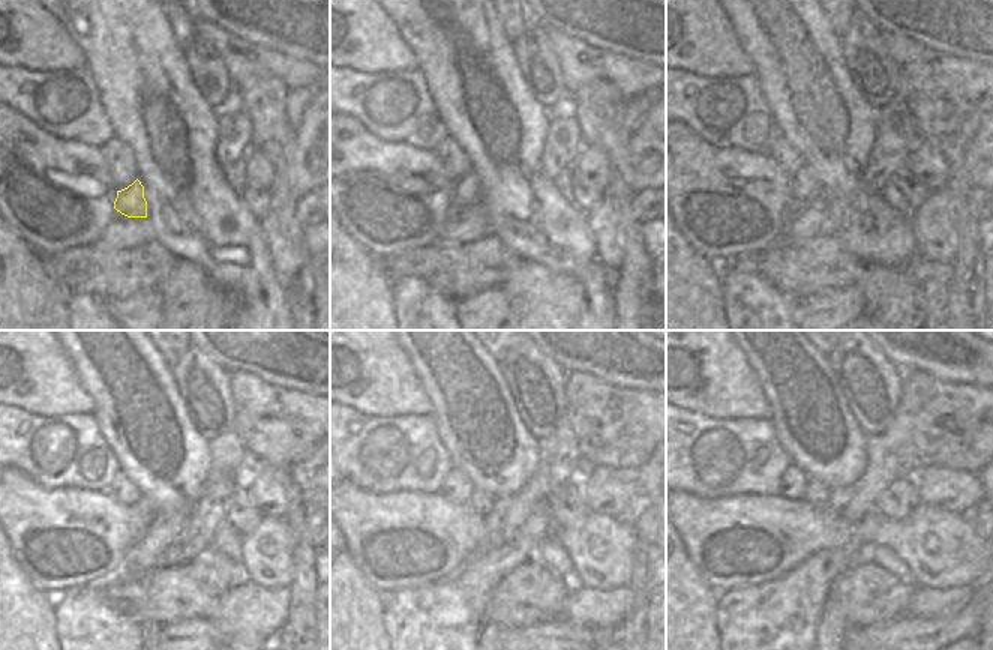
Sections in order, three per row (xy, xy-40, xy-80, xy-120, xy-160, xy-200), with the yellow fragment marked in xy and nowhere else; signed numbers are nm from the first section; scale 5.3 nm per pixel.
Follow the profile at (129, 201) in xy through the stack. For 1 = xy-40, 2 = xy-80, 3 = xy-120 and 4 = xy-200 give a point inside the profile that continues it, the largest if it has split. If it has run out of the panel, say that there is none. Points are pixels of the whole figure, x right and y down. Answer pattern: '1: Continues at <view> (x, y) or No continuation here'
1: Continues at xy-40 (467, 191)
2: Continues at xy-80 (806, 185)
3: Continues at xy-120 (146, 512)
4: Continues at xy-200 (816, 494)

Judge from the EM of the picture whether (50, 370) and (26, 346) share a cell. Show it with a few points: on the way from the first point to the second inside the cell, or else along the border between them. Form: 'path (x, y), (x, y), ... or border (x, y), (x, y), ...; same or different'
path (44, 364), (32, 352); same

